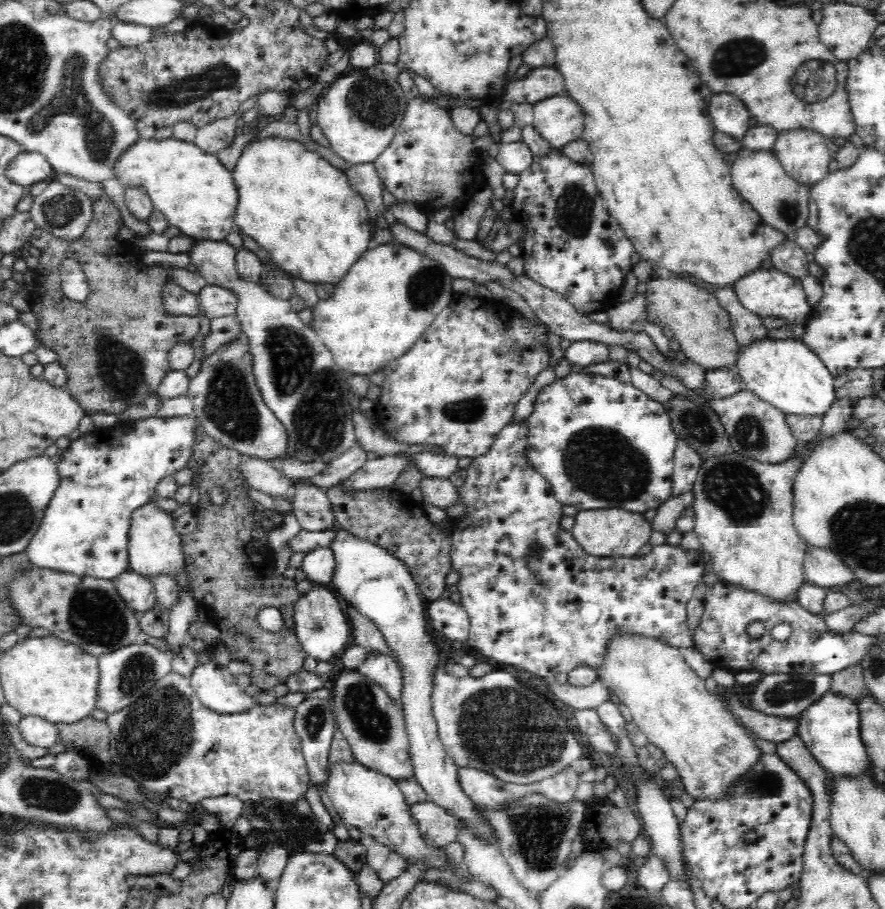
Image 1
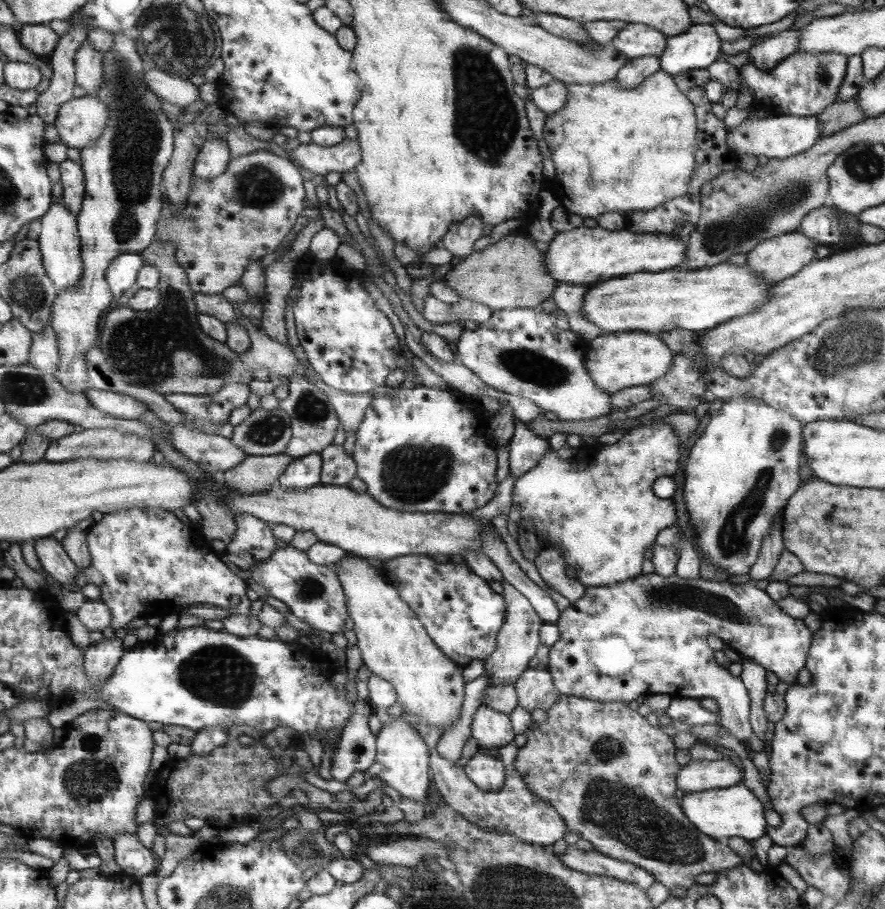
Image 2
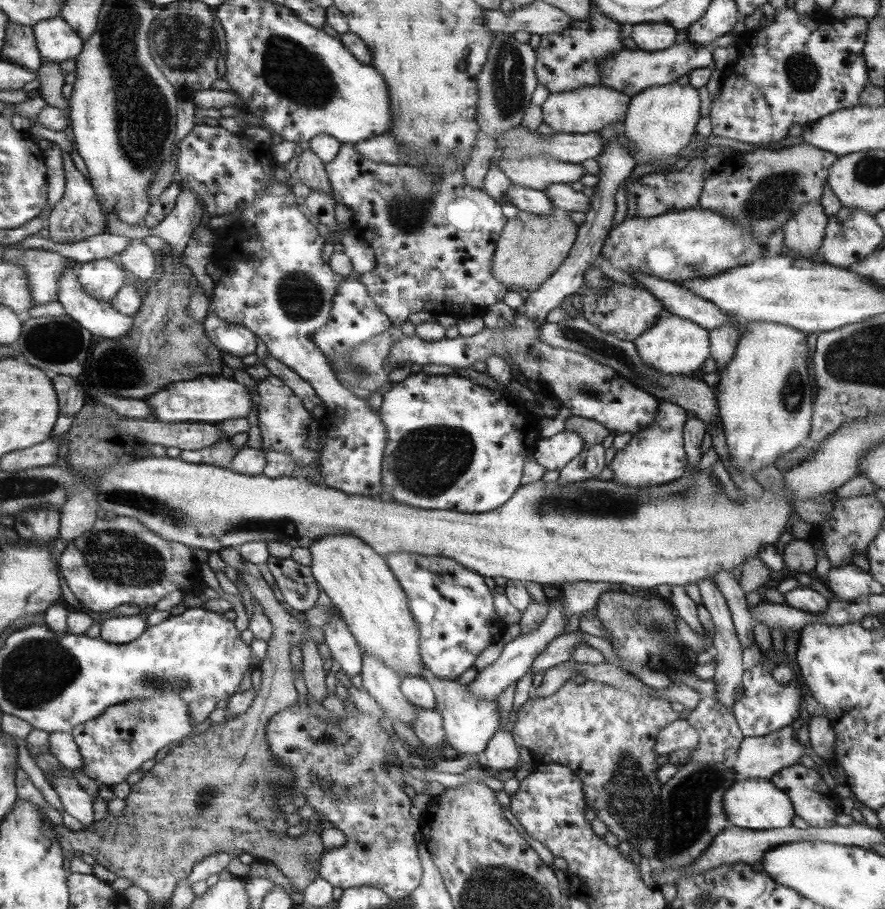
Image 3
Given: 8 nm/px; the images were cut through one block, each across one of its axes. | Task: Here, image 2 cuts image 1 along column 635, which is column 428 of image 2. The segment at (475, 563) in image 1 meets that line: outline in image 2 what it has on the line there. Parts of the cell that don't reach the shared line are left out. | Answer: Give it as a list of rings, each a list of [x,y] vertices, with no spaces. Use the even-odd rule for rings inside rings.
[[[413,554],[389,559],[382,571],[448,660],[464,668],[472,660],[485,661],[496,651],[496,637],[504,625],[504,600],[472,569],[451,561],[437,564],[425,555]]]

